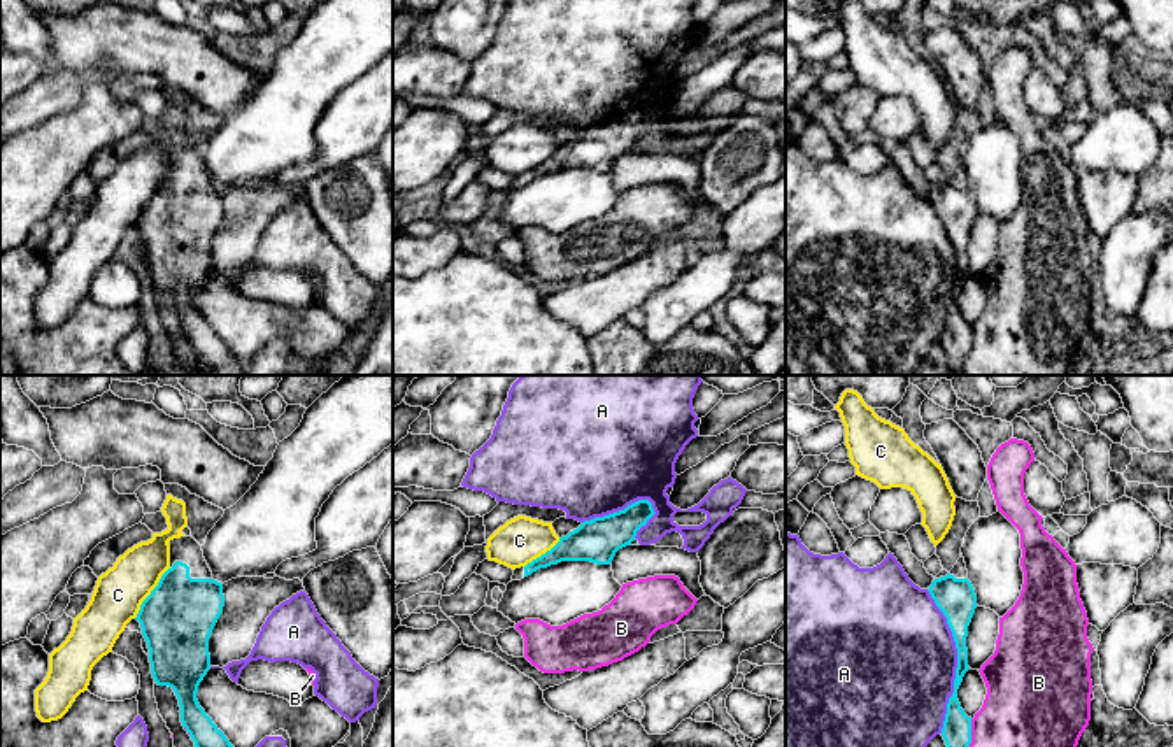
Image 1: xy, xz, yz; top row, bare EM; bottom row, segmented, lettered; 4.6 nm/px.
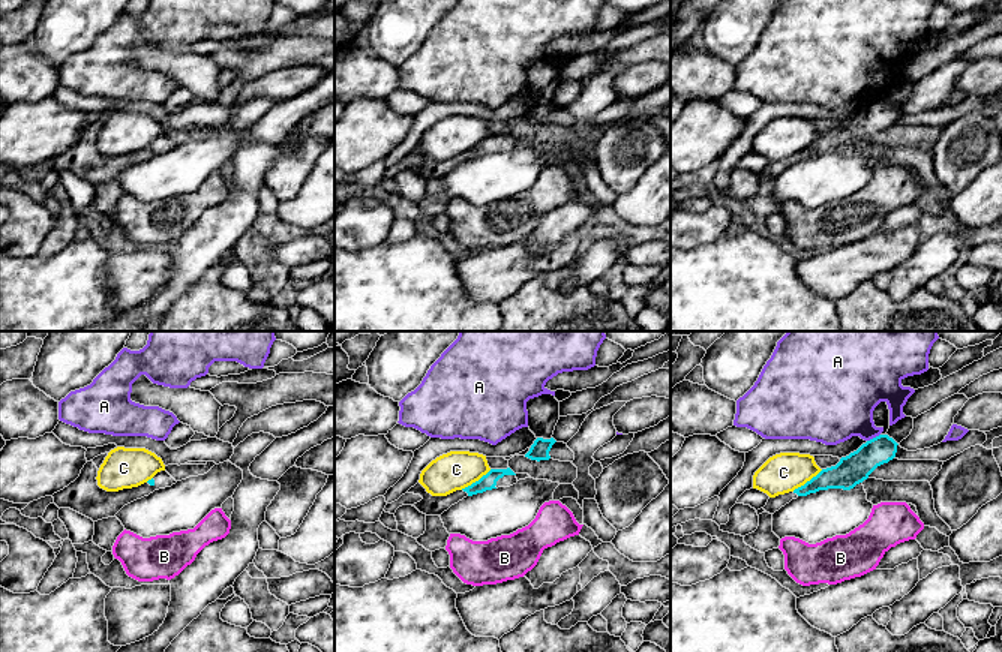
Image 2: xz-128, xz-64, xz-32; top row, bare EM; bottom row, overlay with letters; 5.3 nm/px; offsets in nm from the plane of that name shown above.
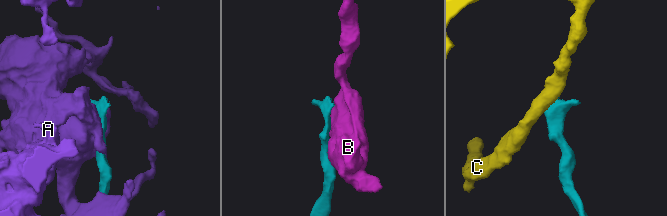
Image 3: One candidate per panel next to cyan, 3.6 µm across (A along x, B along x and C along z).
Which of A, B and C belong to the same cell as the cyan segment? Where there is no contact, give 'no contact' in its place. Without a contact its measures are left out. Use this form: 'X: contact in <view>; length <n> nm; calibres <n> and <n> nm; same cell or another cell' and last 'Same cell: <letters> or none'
A: contact in yz; length 650 nm; calibres 150 and 480 nm; another cell
B: contact in yz; length 220 nm; calibres 140 and 480 nm; another cell
C: contact in xy; length 280 nm; calibres 340 and 220 nm; another cell
Same cell: none

